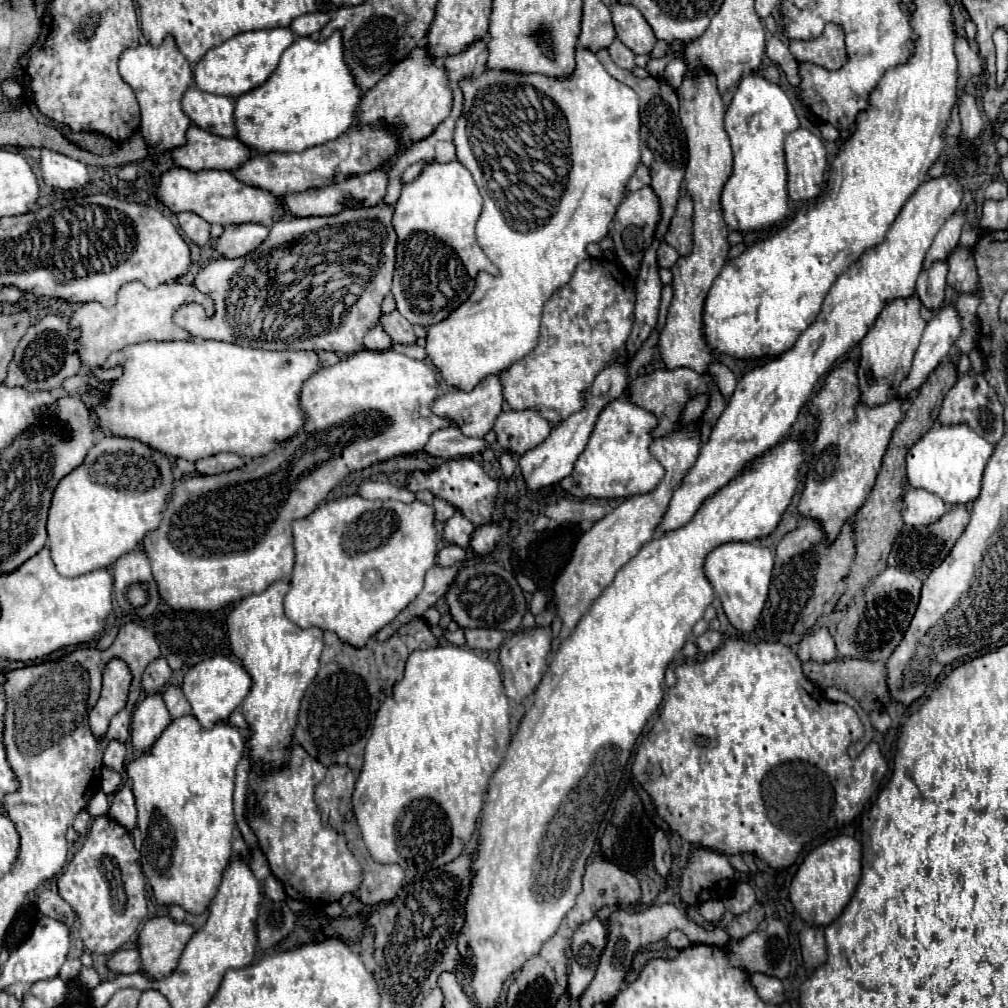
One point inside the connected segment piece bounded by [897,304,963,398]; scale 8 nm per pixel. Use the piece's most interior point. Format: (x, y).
(947, 325)

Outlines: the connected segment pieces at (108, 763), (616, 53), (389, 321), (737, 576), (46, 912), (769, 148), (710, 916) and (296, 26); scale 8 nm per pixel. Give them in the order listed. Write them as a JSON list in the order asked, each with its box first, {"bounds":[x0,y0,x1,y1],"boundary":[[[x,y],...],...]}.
[{"bounds":[103,742,125,772],"boundary":[[[111,742],[105,748],[105,756],[103,756],[103,766],[107,770],[115,770],[115,772],[123,772],[123,764],[125,762],[125,744],[121,742]]]},{"bounds":[609,40,635,70],"boundary":[[[613,40],[613,44],[609,46],[609,54],[613,58],[613,62],[619,66],[619,68],[627,68],[631,70],[635,66],[635,54],[621,42],[621,40]]]},{"bounds":[379,312,415,344],"boundary":[[[399,312],[381,314],[379,322],[381,322],[383,330],[391,336],[393,342],[403,342],[403,344],[413,344],[415,342],[415,334],[411,330],[411,324]]]},{"bounds":[705,542,773,632],"boundary":[[[757,542],[721,544],[707,556],[705,574],[715,594],[721,598],[721,604],[729,622],[737,630],[751,632],[759,624],[761,612],[765,608],[767,592],[769,592],[771,572],[773,572],[773,554]]]},{"bounds":[37,890,75,926],"boundary":[[[43,890],[37,896],[37,908],[43,916],[63,920],[67,926],[73,926],[73,922],[75,922],[75,914],[73,914],[71,906],[55,890]]]},{"bounds":[721,72,799,230],"boundary":[[[757,72],[743,74],[731,106],[725,112],[725,130],[733,148],[733,174],[723,188],[721,206],[729,230],[763,230],[779,226],[785,220],[789,198],[783,140],[797,128],[799,120],[787,94]]]},{"bounds":[699,900,723,922],"boundary":[[[707,900],[707,902],[703,902],[699,906],[699,910],[701,910],[701,916],[705,920],[717,922],[721,918],[721,914],[723,914],[723,902],[721,900]]]},{"bounds":[289,12,329,38],"boundary":[[[317,12],[317,14],[305,14],[305,16],[295,18],[289,28],[291,28],[291,32],[293,32],[295,36],[307,38],[307,36],[315,36],[317,32],[321,32],[321,28],[323,28],[327,22],[329,22],[329,16],[323,14],[323,12]]]}]

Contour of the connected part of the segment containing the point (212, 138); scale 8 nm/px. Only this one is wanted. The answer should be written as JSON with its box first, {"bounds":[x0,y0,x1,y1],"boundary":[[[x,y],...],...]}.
{"bounds":[171,126,249,170],"boundary":[[[189,126],[187,144],[173,148],[171,158],[177,166],[199,170],[237,170],[249,156],[249,150],[237,138],[221,138],[201,130],[199,126]]]}

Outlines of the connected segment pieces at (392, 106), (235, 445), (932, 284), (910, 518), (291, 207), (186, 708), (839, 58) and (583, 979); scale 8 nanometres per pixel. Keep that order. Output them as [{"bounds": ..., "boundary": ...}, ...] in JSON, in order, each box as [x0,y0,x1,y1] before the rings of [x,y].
[{"bounds":[355,50,453,148],"boundary":[[[413,50],[409,58],[399,62],[373,90],[363,96],[357,108],[355,124],[373,124],[373,120],[389,120],[389,124],[397,124],[397,128],[401,128],[401,136],[409,140],[411,148],[413,142],[431,136],[433,128],[437,128],[437,124],[441,124],[441,120],[449,116],[451,100],[453,96],[445,70],[435,66],[427,50]]]},{"bounds":[91,338,319,462],"boundary":[[[193,338],[189,342],[143,342],[135,346],[127,346],[121,352],[115,352],[109,356],[109,360],[103,364],[103,368],[115,368],[121,366],[123,374],[109,382],[109,388],[103,388],[101,400],[91,406],[91,412],[97,420],[97,426],[101,432],[107,432],[111,436],[129,436],[131,440],[141,440],[143,444],[149,444],[149,448],[173,456],[173,458],[183,458],[189,462],[197,462],[205,456],[213,456],[219,452],[233,452],[241,458],[253,458],[253,456],[265,456],[271,452],[279,442],[291,438],[299,426],[303,424],[303,412],[299,408],[299,390],[301,382],[307,380],[315,370],[319,370],[319,360],[317,352],[267,352],[267,350],[255,350],[255,348],[245,348],[237,344],[227,344],[227,342],[217,342],[217,340],[201,340]]]},{"bounds":[917,260,947,312],"boundary":[[[939,260],[929,268],[923,268],[917,280],[917,296],[921,298],[923,306],[937,312],[943,306],[943,294],[947,286],[947,264]]]},{"bounds":[903,488,947,526],"boundary":[[[909,488],[903,498],[903,520],[909,526],[927,526],[947,512],[945,502],[923,488]]]},{"bounds":[281,164,391,218],"boundary":[[[385,164],[385,168],[377,168],[377,172],[365,172],[361,176],[349,176],[349,180],[329,184],[329,188],[313,188],[313,192],[299,192],[293,196],[285,196],[285,198],[281,198],[281,204],[285,204],[285,210],[293,218],[333,216],[333,214],[343,212],[345,208],[353,208],[353,206],[373,208],[385,196],[387,182],[389,182],[389,170],[391,170],[391,164]]]},{"bounds":[161,686,191,718],"boundary":[[[165,686],[161,696],[163,696],[165,704],[167,704],[167,710],[169,710],[171,718],[191,714],[191,704],[187,702],[187,698],[185,698],[185,694],[183,694],[183,690],[179,686]]]},{"bounds":[789,26,847,70],"boundary":[[[837,26],[827,28],[817,40],[811,40],[811,42],[793,40],[789,44],[789,50],[795,56],[795,60],[813,62],[827,70],[841,68],[847,58],[845,44],[843,44],[843,32]]]},{"bounds":[569,918,607,1000],"boundary":[[[599,918],[583,922],[573,934],[573,944],[571,944],[573,960],[569,974],[569,996],[573,1000],[577,1000],[593,980],[605,942],[607,942],[607,930]]]}]

